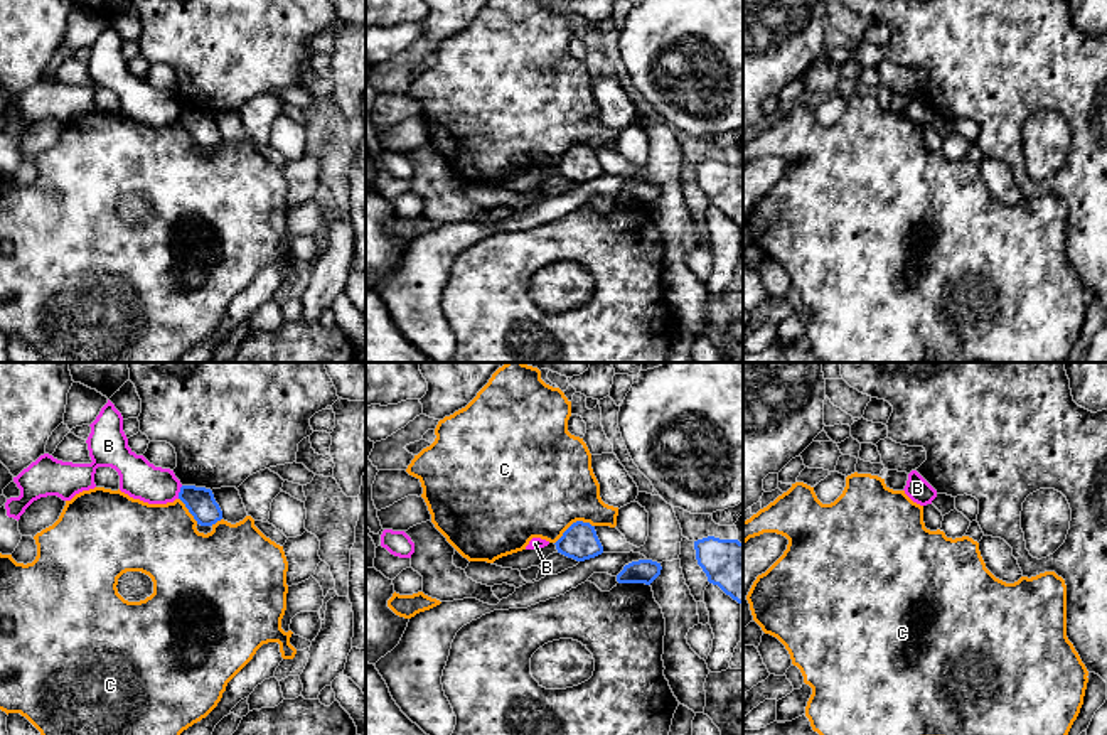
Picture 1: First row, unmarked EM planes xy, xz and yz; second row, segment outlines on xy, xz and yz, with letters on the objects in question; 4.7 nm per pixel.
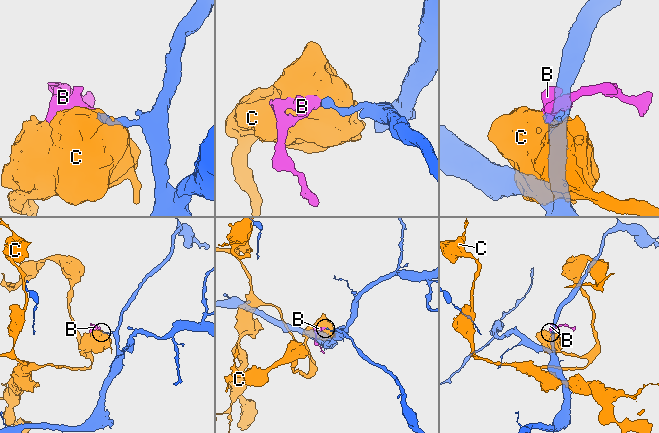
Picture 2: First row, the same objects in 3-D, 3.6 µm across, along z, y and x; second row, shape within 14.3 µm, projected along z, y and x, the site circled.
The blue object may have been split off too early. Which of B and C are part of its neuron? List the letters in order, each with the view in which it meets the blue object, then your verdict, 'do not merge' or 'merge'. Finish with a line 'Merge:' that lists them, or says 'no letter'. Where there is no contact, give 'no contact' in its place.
B: xy | do not merge
C: xz | do not merge
Merge: no letter

